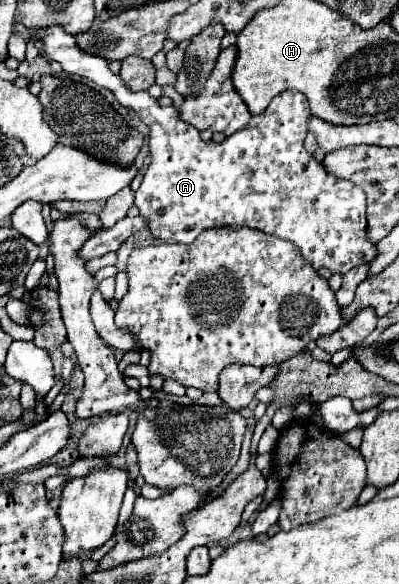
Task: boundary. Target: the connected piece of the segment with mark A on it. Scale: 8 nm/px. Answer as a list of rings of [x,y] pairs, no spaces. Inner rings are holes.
[[[32,26],[32,28],[28,28],[28,32],[30,32],[30,38],[32,38],[32,40],[36,40],[36,38],[42,34],[42,40],[40,40],[40,42],[44,44],[44,54],[46,54],[50,60],[60,62],[60,64],[62,64],[62,70],[66,70],[68,74],[84,76],[84,78],[96,82],[98,86],[108,88],[124,108],[134,110],[134,112],[142,118],[142,122],[148,126],[148,130],[150,130],[150,132],[148,132],[148,144],[150,144],[152,164],[150,164],[150,168],[146,170],[140,188],[136,190],[136,200],[134,200],[134,204],[138,206],[140,216],[148,218],[148,228],[150,228],[150,232],[152,232],[154,238],[164,240],[164,242],[184,242],[184,244],[188,244],[188,242],[194,242],[204,230],[210,230],[210,228],[240,228],[240,226],[242,226],[242,228],[254,228],[254,230],[272,234],[272,236],[276,236],[276,238],[294,242],[294,244],[302,250],[302,256],[312,264],[312,268],[316,268],[316,270],[318,270],[318,268],[328,268],[328,270],[334,272],[334,274],[346,274],[346,272],[350,272],[352,268],[356,268],[356,266],[360,266],[360,264],[366,264],[366,262],[370,262],[370,260],[374,260],[374,258],[378,256],[376,244],[370,242],[370,240],[368,240],[368,234],[366,234],[368,222],[366,222],[366,194],[364,194],[364,190],[362,190],[360,186],[356,186],[354,182],[350,182],[350,180],[342,180],[342,178],[336,178],[336,176],[328,174],[326,168],[316,162],[316,156],[314,156],[314,154],[308,154],[308,152],[304,150],[304,138],[306,138],[306,132],[308,132],[308,120],[310,120],[310,116],[312,116],[312,114],[310,114],[310,104],[308,104],[308,100],[306,100],[304,94],[300,94],[300,92],[296,92],[296,90],[282,92],[280,96],[276,96],[276,98],[270,102],[270,106],[266,108],[264,114],[252,116],[250,122],[248,122],[240,132],[234,132],[232,136],[228,136],[228,138],[226,138],[224,142],[220,142],[220,144],[216,144],[216,142],[212,142],[212,140],[204,142],[204,140],[200,138],[200,132],[198,132],[196,128],[192,128],[190,124],[186,124],[184,120],[180,120],[180,114],[178,114],[178,110],[176,110],[174,106],[162,108],[162,106],[158,104],[158,100],[152,98],[148,92],[132,92],[120,76],[112,74],[112,70],[108,68],[108,62],[106,62],[104,58],[80,50],[76,38],[74,38],[72,34],[68,34],[68,32],[64,32],[64,28],[60,28],[60,26]]]

